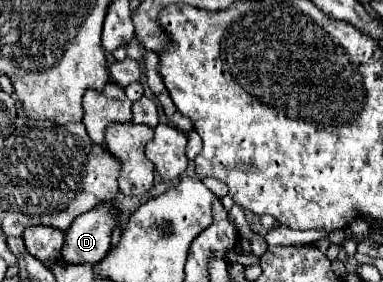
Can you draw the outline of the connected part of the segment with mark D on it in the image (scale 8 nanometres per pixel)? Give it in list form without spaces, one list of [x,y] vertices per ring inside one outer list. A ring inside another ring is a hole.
[[[102,203],[96,209],[78,215],[66,231],[66,243],[60,259],[66,263],[90,263],[96,265],[110,249],[110,235],[120,217],[112,203]]]

